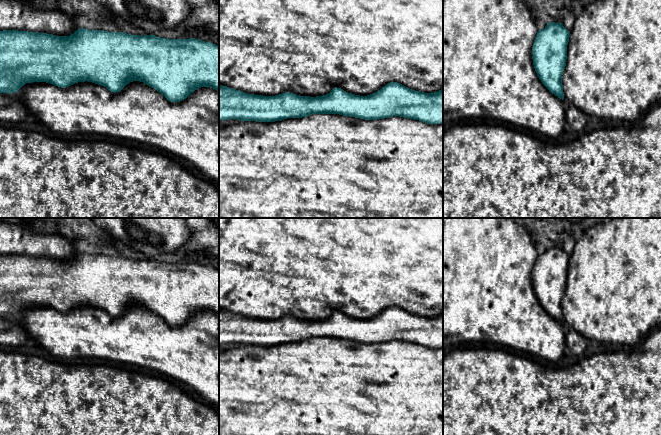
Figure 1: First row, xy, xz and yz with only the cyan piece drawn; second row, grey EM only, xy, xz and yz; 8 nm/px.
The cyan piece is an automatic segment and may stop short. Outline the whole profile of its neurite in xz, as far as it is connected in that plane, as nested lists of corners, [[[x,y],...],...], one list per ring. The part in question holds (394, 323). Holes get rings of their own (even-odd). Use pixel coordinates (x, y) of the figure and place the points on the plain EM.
[[[390,306],[376,317],[367,320],[351,318],[335,311],[326,319],[310,321],[290,316],[275,320],[254,319],[219,309],[219,345],[237,343],[275,346],[287,342],[307,341],[312,338],[339,338],[365,344],[400,340],[427,348],[443,348],[443,313],[434,317],[425,317],[412,314],[397,306]]]

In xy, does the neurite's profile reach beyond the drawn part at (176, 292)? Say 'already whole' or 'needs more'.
already whole

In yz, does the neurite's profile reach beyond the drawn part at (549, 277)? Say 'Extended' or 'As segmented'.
As segmented

